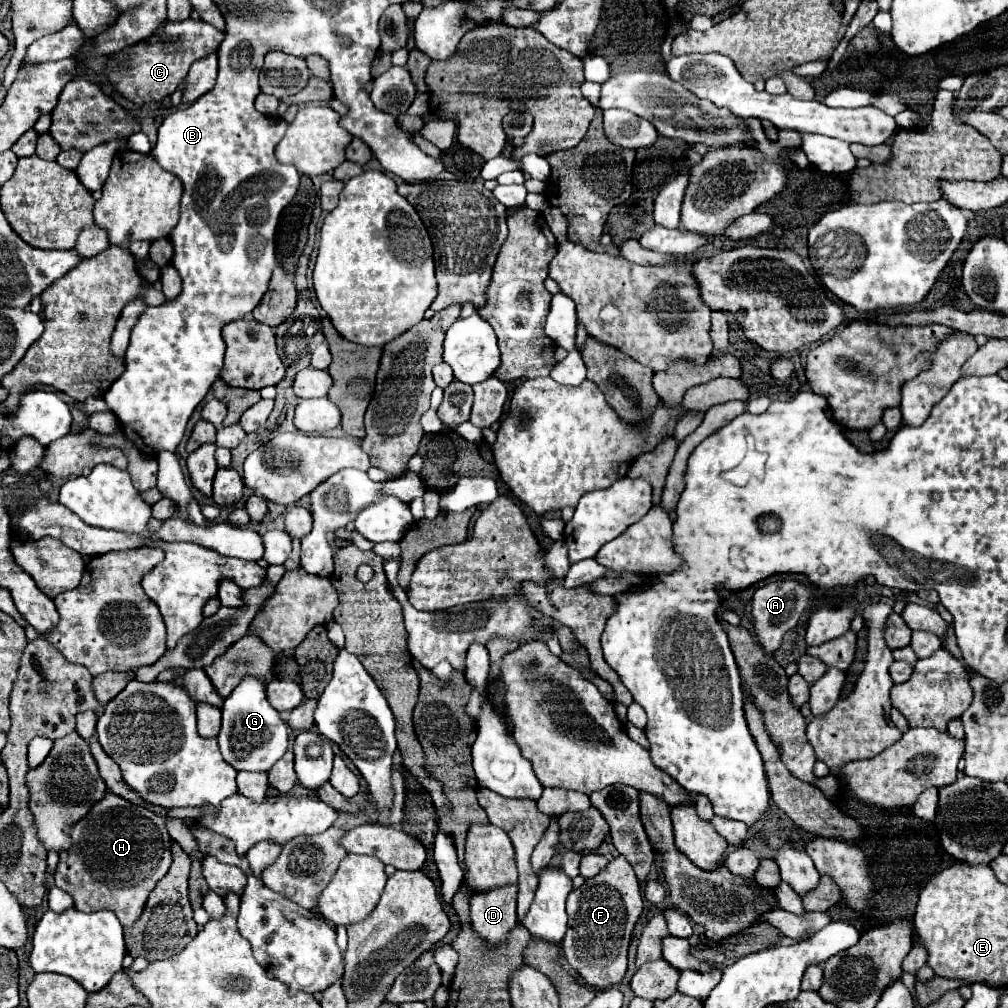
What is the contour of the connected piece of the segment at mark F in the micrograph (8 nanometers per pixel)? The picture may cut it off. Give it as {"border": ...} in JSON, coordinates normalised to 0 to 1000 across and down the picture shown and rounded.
{"border":[[[612,849],[602,857],[602,863],[590,871],[582,871],[576,881],[570,881],[563,891],[564,917],[559,931],[561,950],[576,970],[596,982],[616,974],[622,964],[622,942],[628,921],[638,905],[634,875],[626,857]]]}

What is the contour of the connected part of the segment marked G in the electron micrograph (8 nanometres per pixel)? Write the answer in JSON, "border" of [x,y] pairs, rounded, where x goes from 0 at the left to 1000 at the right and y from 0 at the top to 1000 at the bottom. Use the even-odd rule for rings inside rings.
{"border":[[[243,671],[221,696],[221,720],[215,730],[219,748],[233,764],[265,766],[285,746],[285,718],[263,690],[263,677],[255,671]]]}

